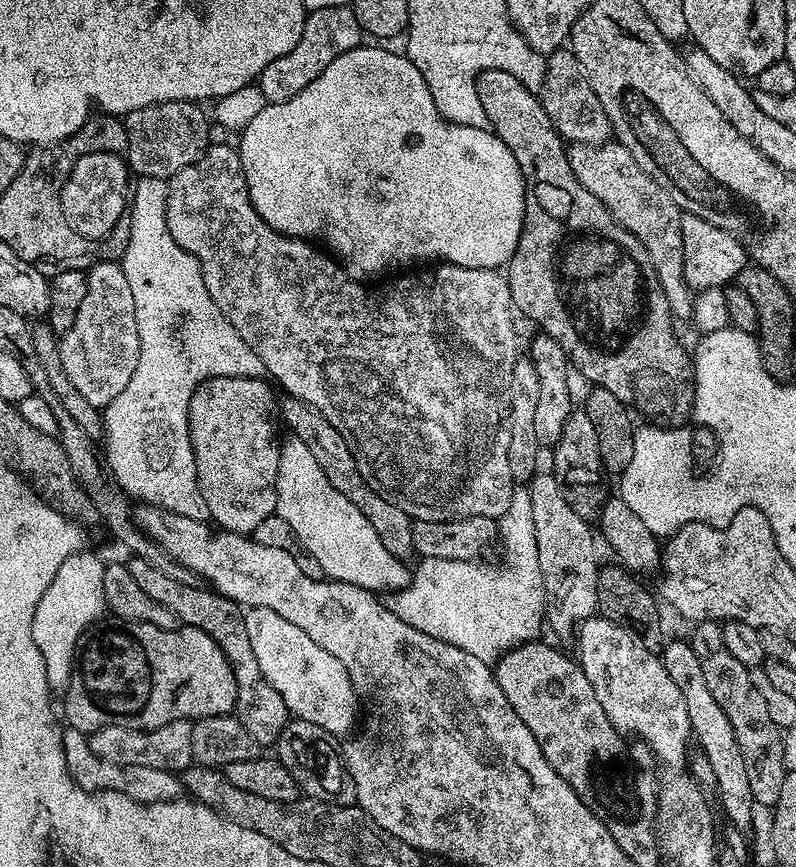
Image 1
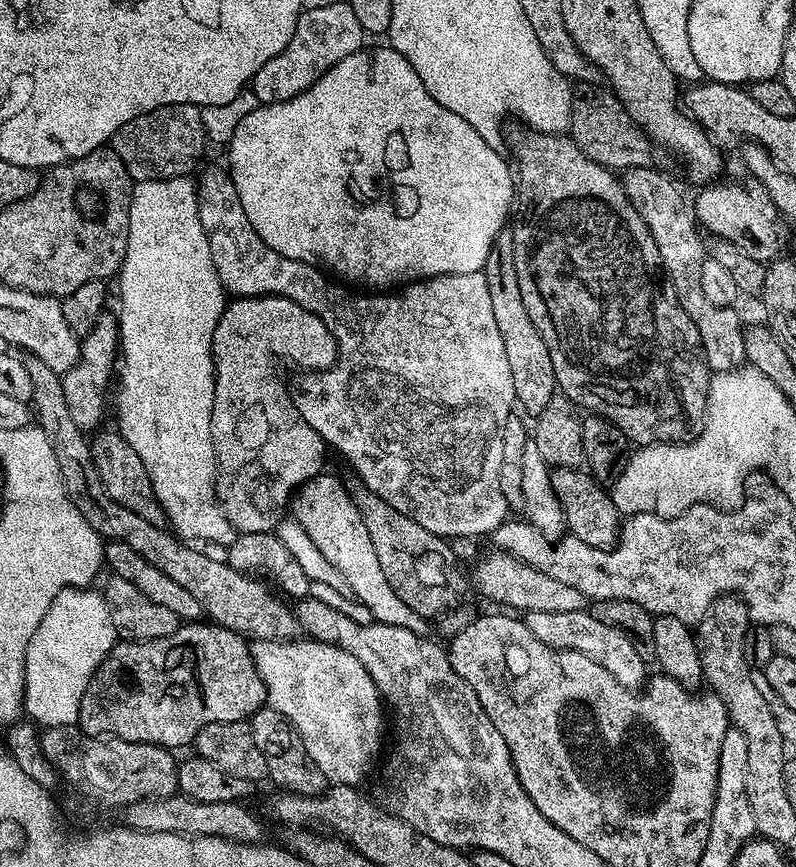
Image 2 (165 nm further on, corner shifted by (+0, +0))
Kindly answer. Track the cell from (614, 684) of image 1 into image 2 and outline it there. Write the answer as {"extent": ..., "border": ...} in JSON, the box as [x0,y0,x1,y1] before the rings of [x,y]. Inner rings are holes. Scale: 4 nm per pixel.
{"extent":[522,610,646,689],"border":[[[538,610],[523,613],[522,619],[530,630],[530,634],[534,634],[534,638],[546,642],[546,646],[551,648],[582,653],[587,659],[598,662],[598,666],[610,670],[610,674],[614,674],[614,678],[618,678],[622,686],[639,689],[645,683],[644,664],[646,660],[636,649],[636,644],[622,630],[598,622],[598,618],[594,618],[591,611],[546,614],[546,610]]]}

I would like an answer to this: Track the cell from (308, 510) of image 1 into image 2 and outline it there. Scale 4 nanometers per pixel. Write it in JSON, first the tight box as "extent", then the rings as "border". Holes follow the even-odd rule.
{"extent":[290,474,429,635],"border":[[[321,474],[310,478],[306,483],[299,485],[297,494],[290,504],[291,515],[310,534],[310,542],[322,550],[326,562],[346,578],[352,596],[359,603],[370,610],[373,621],[378,624],[402,626],[414,634],[425,635],[429,630],[429,621],[425,617],[414,614],[398,594],[394,594],[390,582],[386,582],[386,574],[382,574],[382,566],[378,566],[378,554],[374,554],[374,545],[370,543],[370,534],[362,523],[362,514],[354,506],[350,498],[345,481],[336,476]]]}

